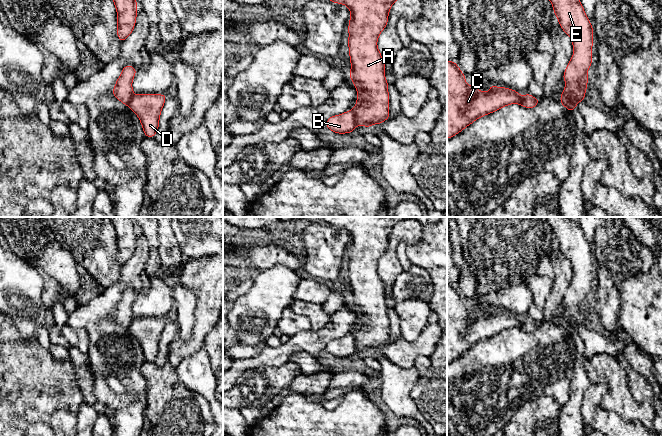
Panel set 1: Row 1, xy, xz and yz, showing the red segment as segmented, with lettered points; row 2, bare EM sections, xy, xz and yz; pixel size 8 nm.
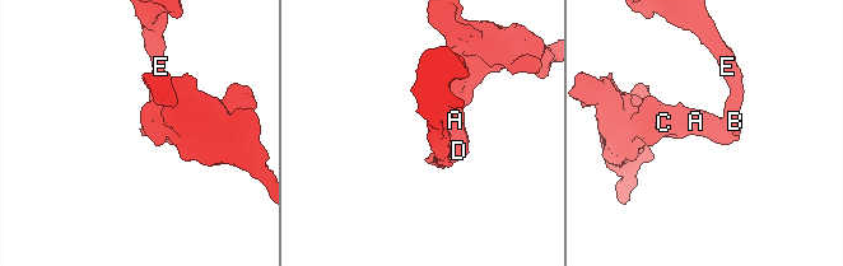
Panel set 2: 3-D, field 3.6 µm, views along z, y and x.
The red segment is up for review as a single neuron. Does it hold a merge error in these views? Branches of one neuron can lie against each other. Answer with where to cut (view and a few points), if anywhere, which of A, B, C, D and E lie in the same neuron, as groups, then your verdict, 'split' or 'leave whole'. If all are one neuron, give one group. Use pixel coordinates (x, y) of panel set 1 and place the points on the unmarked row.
yz (561, 319), (570, 323), (575, 328) | A C D / B E | split

